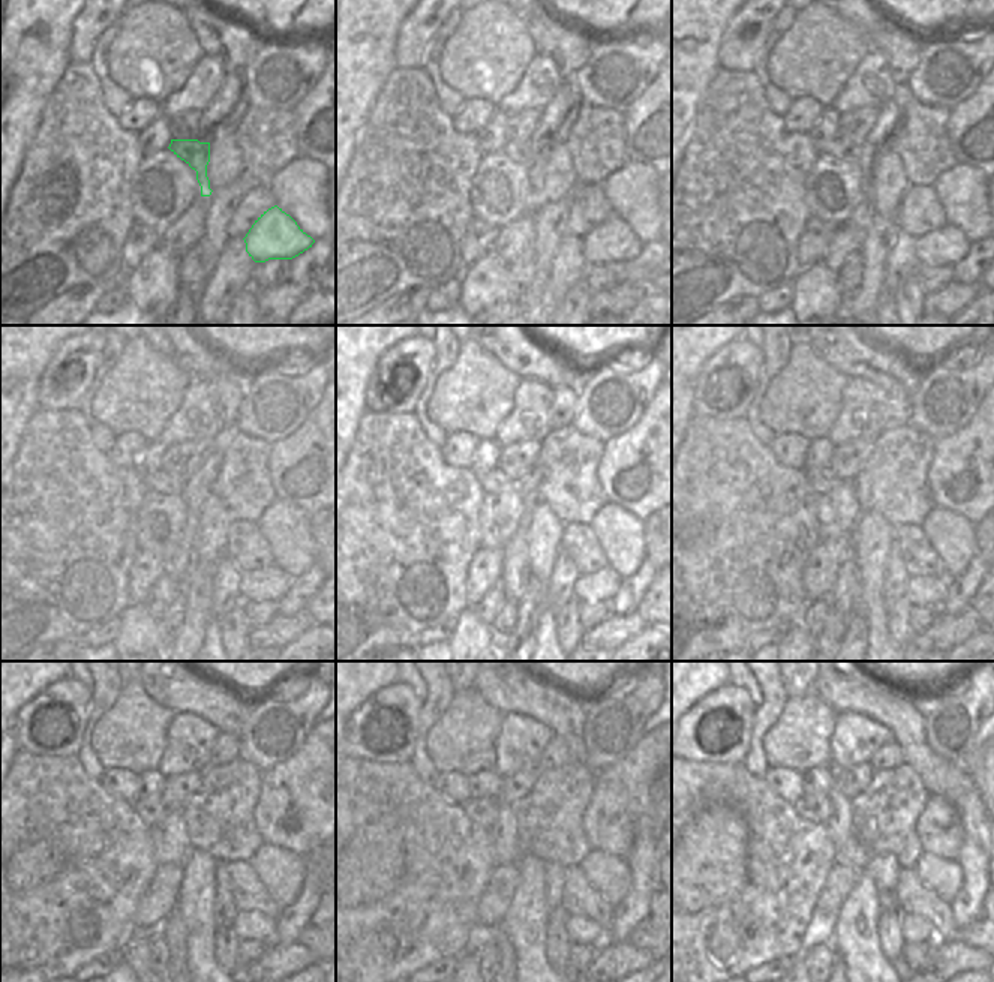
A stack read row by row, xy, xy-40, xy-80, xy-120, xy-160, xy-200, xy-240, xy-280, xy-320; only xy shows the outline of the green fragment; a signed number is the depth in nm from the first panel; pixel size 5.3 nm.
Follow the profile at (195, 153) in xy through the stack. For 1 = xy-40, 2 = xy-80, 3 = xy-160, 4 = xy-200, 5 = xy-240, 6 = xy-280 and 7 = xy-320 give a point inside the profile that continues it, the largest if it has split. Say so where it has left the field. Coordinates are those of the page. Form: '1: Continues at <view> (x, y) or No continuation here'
1: Continues at xy-40 (523, 153)
2: Continues at xy-80 (840, 147)
3: Continues at xy-160 (495, 482)
4: Continues at xy-200 (823, 479)
5: Continues at xy-240 (152, 810)
6: Continues at xy-280 (483, 810)
7: Continues at xy-320 (816, 807)

